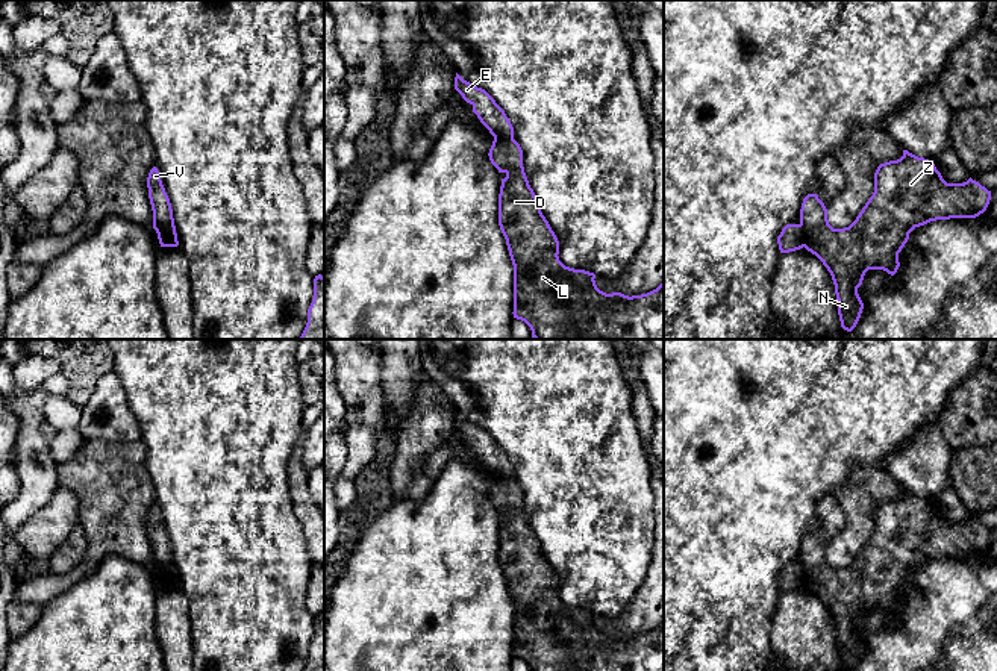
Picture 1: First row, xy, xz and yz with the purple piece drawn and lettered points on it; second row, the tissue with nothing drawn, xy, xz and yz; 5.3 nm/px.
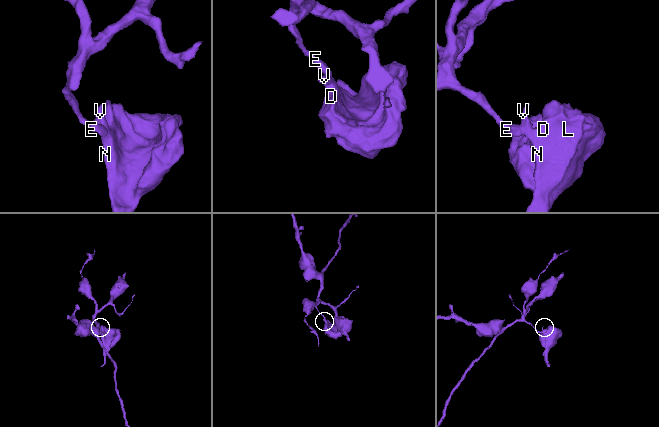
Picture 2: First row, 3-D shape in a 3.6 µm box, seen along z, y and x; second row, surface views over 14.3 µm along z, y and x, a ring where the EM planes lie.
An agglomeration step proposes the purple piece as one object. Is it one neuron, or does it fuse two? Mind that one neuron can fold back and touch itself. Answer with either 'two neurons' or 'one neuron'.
two neurons

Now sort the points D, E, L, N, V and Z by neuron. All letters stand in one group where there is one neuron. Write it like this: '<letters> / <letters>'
D L N V Z / E

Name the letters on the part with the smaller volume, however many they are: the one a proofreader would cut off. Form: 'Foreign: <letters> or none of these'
Foreign: D, L, N, V, Z

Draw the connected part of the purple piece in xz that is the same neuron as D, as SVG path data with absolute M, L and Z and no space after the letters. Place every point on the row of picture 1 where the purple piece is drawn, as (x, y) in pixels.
M494 138L489 161L506 177L498 194L498 226L514 265L514 318L524 321L533 339L664 339L664 282L641 295L606 294L595 285L595 274L565 267L559 261L559 241L541 212L541 204L523 167L523 150L515 139Z

